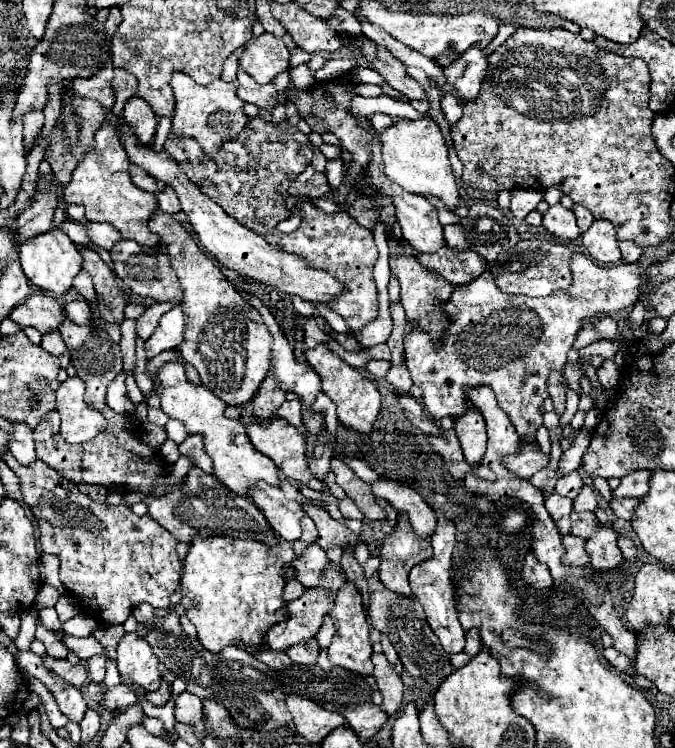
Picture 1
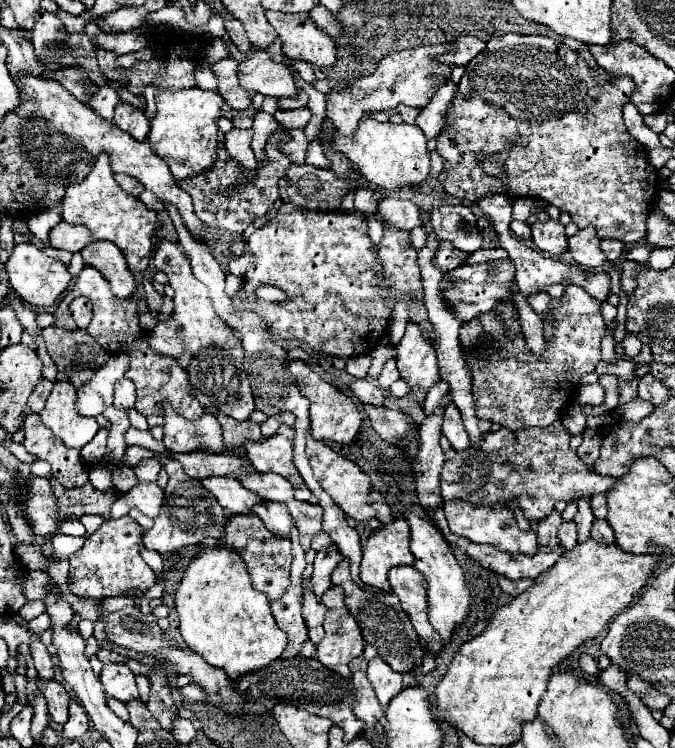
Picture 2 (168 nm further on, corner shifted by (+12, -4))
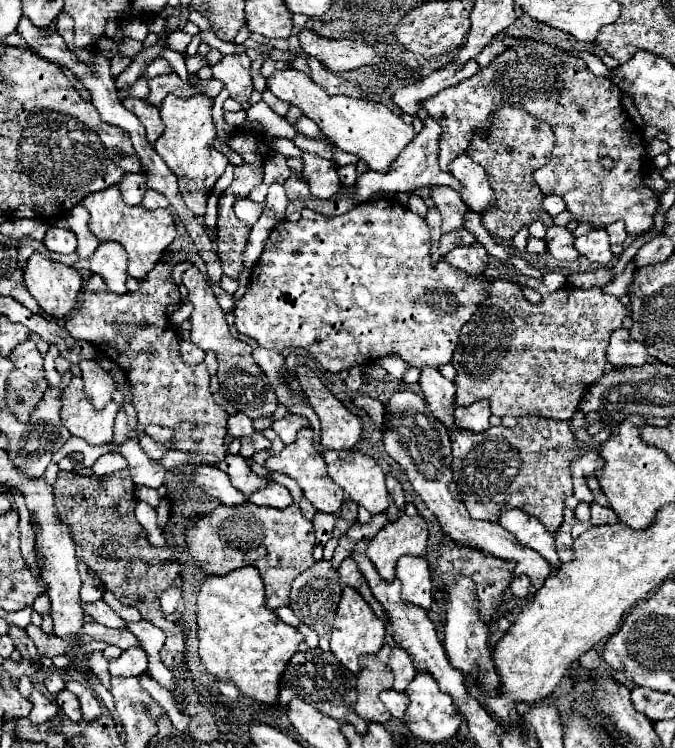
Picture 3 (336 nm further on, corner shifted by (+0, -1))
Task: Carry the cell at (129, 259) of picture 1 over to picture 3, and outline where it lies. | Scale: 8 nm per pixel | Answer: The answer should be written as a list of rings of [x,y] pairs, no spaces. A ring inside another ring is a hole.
[[[116,241],[100,243],[100,247],[90,257],[90,271],[104,277],[110,291],[128,291],[126,289],[126,273],[128,269],[128,253]]]

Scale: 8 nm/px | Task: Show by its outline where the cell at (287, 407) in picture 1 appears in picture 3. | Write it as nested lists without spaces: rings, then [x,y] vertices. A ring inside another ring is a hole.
[[[286,415],[282,419],[276,419],[272,423],[272,429],[280,435],[280,439],[288,445],[288,443],[294,443],[296,441],[296,431],[302,429],[302,427],[308,427],[308,419],[304,415]]]

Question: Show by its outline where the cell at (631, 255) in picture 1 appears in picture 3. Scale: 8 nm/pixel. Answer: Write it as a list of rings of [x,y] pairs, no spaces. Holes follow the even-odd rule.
[[[616,221],[616,223],[608,225],[606,231],[608,231],[608,235],[610,235],[610,243],[612,243],[612,245],[622,245],[622,243],[626,241],[626,237],[628,237],[622,221]]]

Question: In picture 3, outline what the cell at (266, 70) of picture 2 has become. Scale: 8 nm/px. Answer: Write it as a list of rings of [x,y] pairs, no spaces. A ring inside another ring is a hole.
[[[276,69],[272,77],[268,77],[268,89],[282,101],[296,105],[308,119],[318,123],[322,133],[342,151],[358,155],[372,171],[388,173],[390,165],[402,153],[402,149],[414,139],[416,131],[412,125],[404,123],[396,113],[392,113],[384,103],[368,101],[368,99],[352,99],[352,97],[330,97],[324,89],[320,89],[306,73],[298,69]]]

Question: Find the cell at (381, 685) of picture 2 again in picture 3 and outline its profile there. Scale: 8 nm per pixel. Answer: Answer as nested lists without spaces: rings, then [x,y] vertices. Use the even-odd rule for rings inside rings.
[[[386,689],[380,693],[382,703],[388,707],[388,711],[392,713],[392,717],[400,719],[404,715],[404,709],[408,707],[408,695],[406,691],[396,691],[396,689]]]

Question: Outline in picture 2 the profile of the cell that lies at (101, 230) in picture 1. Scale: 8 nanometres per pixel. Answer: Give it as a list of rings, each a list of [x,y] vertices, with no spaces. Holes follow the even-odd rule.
[[[62,220],[60,224],[56,224],[50,230],[50,244],[58,250],[80,252],[90,242],[92,242],[92,236],[90,236],[88,228],[84,228],[84,226],[72,226]]]

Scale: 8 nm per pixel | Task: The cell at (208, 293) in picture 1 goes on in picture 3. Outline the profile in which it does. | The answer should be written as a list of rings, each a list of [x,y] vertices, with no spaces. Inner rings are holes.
[[[192,265],[188,271],[184,271],[184,279],[182,279],[184,287],[188,289],[188,299],[194,305],[194,311],[190,315],[190,323],[192,323],[192,341],[204,349],[204,351],[214,351],[216,359],[218,359],[218,383],[220,389],[218,393],[232,403],[238,411],[244,411],[250,419],[256,417],[270,417],[278,403],[276,403],[276,395],[272,391],[272,387],[268,385],[268,379],[264,375],[264,371],[256,365],[256,361],[252,359],[252,347],[246,345],[244,341],[238,341],[230,335],[228,323],[226,323],[226,313],[222,311],[222,307],[218,305],[210,285],[206,283],[204,275],[200,273],[200,269],[196,265]]]

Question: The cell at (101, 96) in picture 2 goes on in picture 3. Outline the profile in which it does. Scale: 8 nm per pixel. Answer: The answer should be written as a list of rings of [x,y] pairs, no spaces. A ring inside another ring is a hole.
[[[142,73],[142,75],[136,79],[136,83],[134,83],[134,85],[130,85],[130,87],[126,87],[126,89],[120,89],[120,91],[118,91],[120,101],[122,101],[122,99],[126,99],[126,97],[146,99],[146,97],[148,97],[148,93],[150,93],[150,89],[146,87],[146,85],[148,85],[148,79],[150,79],[150,75],[148,75],[148,73]]]

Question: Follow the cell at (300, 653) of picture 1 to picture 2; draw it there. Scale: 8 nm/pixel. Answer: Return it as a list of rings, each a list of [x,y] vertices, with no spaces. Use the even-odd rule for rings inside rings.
[[[292,526],[292,584],[288,588],[288,592],[272,602],[272,614],[274,620],[278,622],[278,626],[288,634],[288,646],[284,650],[284,658],[292,658],[300,652],[304,640],[308,640],[308,632],[306,632],[306,624],[302,620],[300,608],[302,608],[302,572],[306,568],[306,552],[300,548],[298,544],[298,532]]]

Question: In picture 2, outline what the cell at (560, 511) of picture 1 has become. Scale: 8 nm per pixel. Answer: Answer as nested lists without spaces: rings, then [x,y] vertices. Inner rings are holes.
[[[552,512],[548,518],[540,520],[536,526],[536,534],[538,534],[538,546],[546,546],[546,548],[556,548],[558,542],[558,528],[562,524],[562,516],[560,512]]]

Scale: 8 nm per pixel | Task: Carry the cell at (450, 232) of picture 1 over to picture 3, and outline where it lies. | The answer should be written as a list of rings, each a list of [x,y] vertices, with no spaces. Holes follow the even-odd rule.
[[[474,243],[474,245],[468,245],[468,247],[452,249],[444,257],[444,261],[458,267],[458,269],[468,271],[468,273],[484,273],[486,263],[488,263],[488,253],[480,243]]]

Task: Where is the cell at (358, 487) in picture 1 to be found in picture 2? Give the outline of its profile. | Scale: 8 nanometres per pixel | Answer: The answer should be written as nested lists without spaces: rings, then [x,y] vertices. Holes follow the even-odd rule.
[[[306,436],[306,452],[310,458],[310,466],[312,472],[316,476],[316,480],[320,482],[320,486],[332,496],[332,500],[354,520],[358,522],[368,522],[370,518],[376,516],[376,510],[372,508],[372,504],[368,502],[368,494],[372,492],[372,482],[370,476],[362,472],[362,468],[350,460],[346,460],[344,456],[340,456],[338,452],[334,452],[330,446],[326,446],[324,442],[314,440],[312,436]]]

